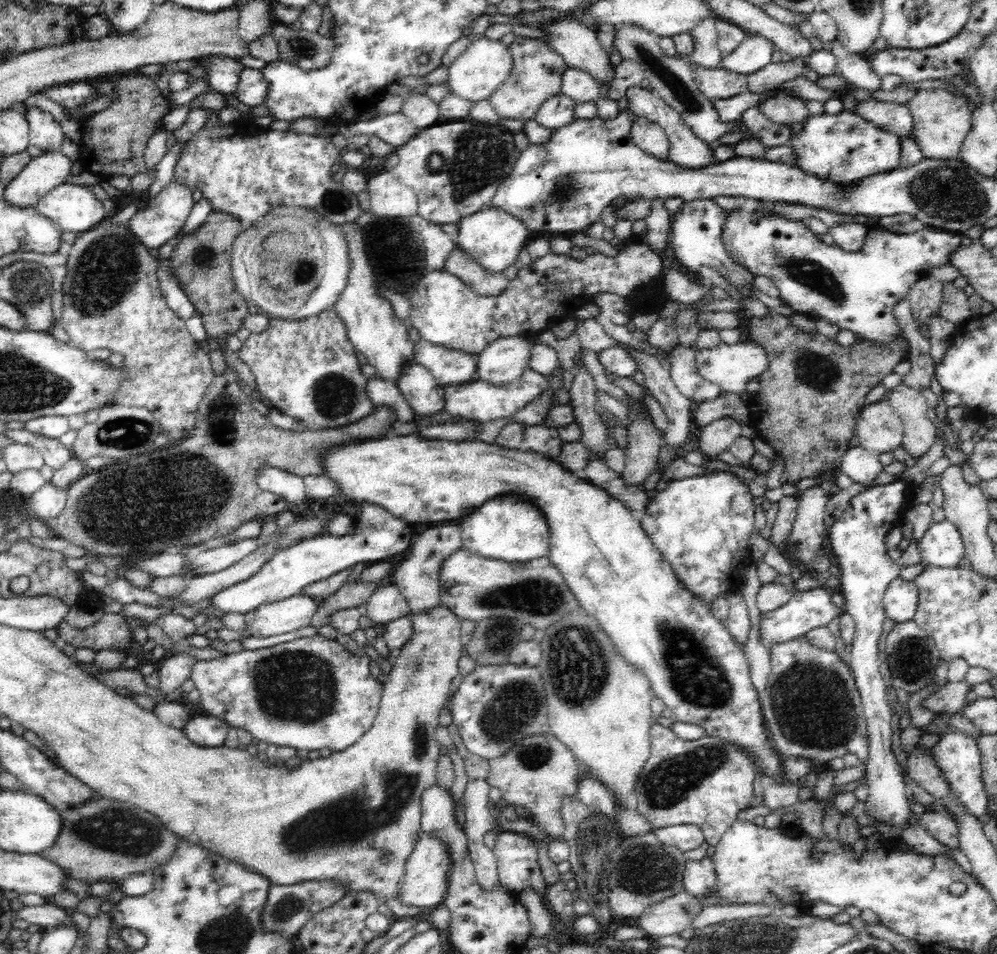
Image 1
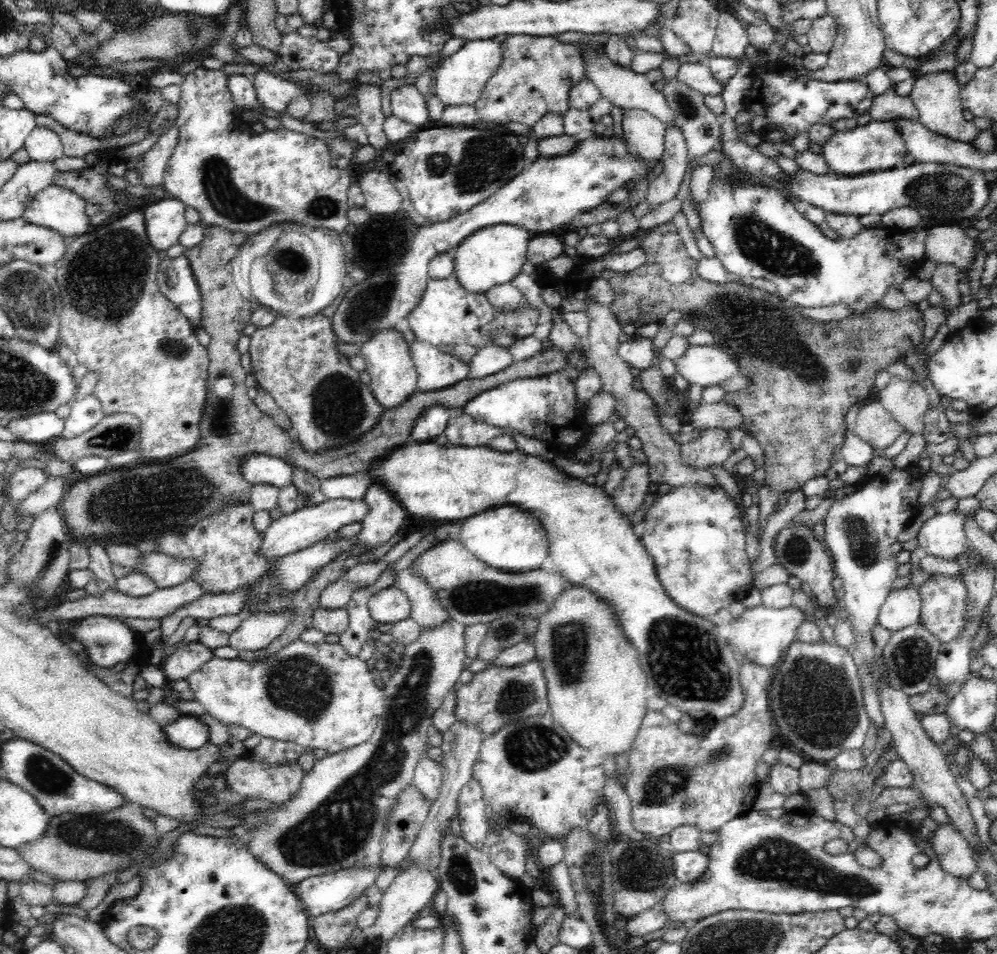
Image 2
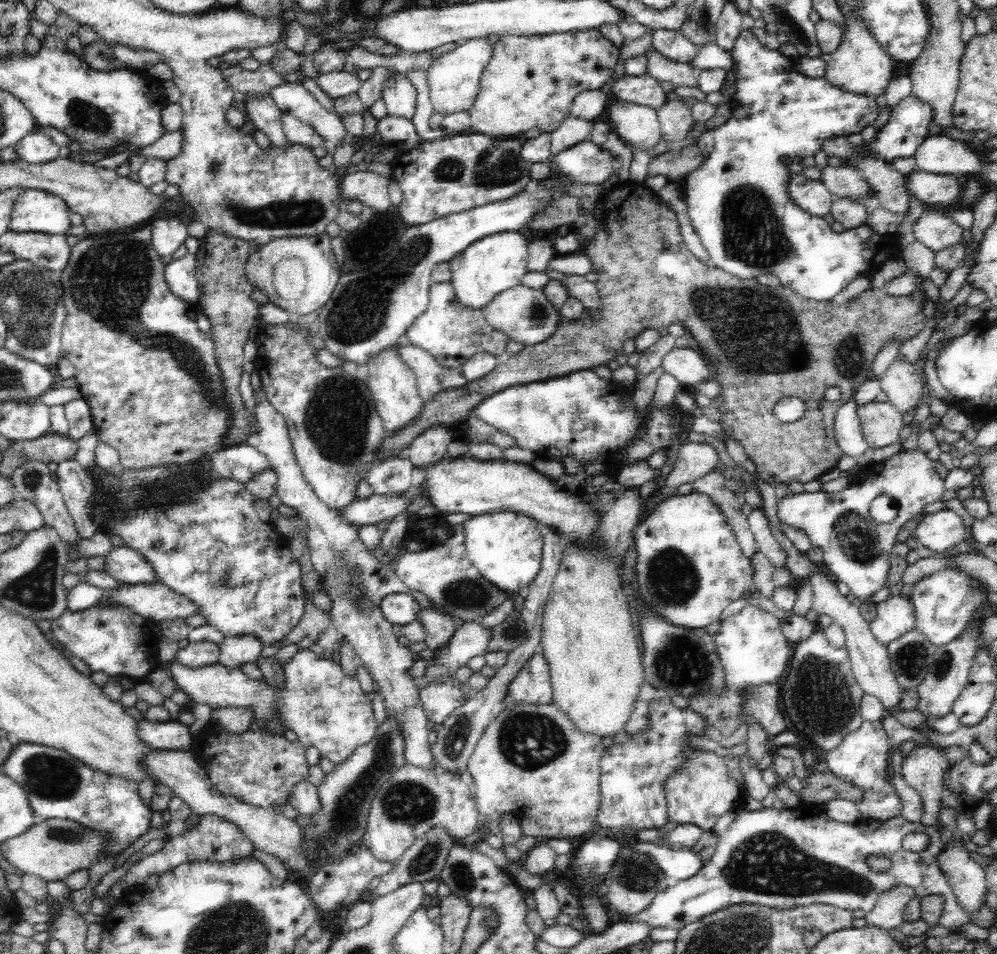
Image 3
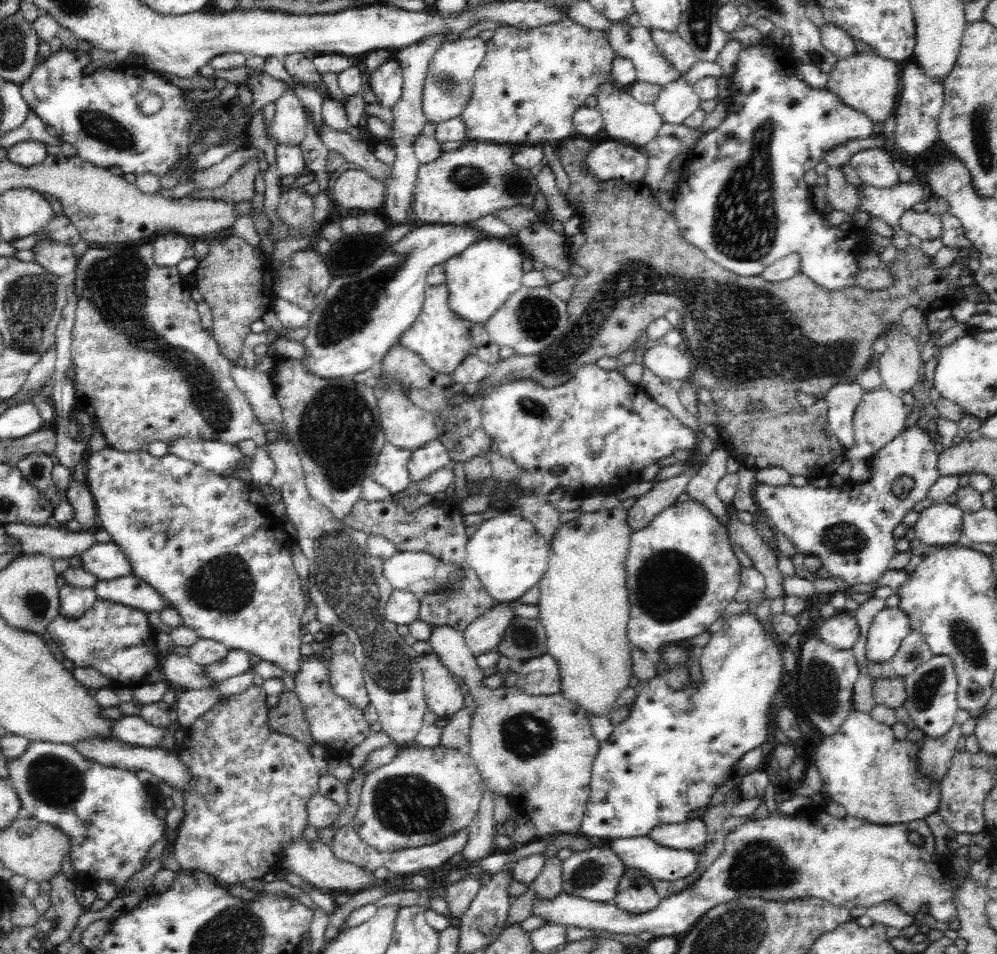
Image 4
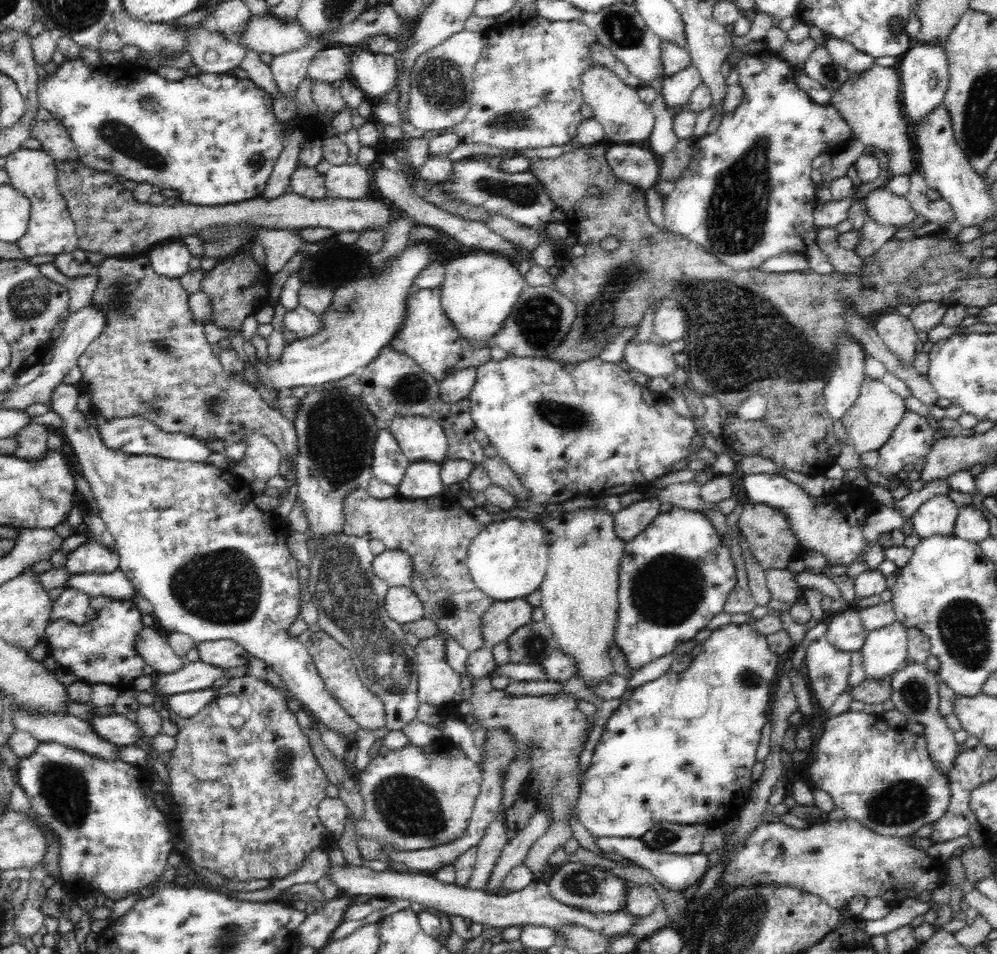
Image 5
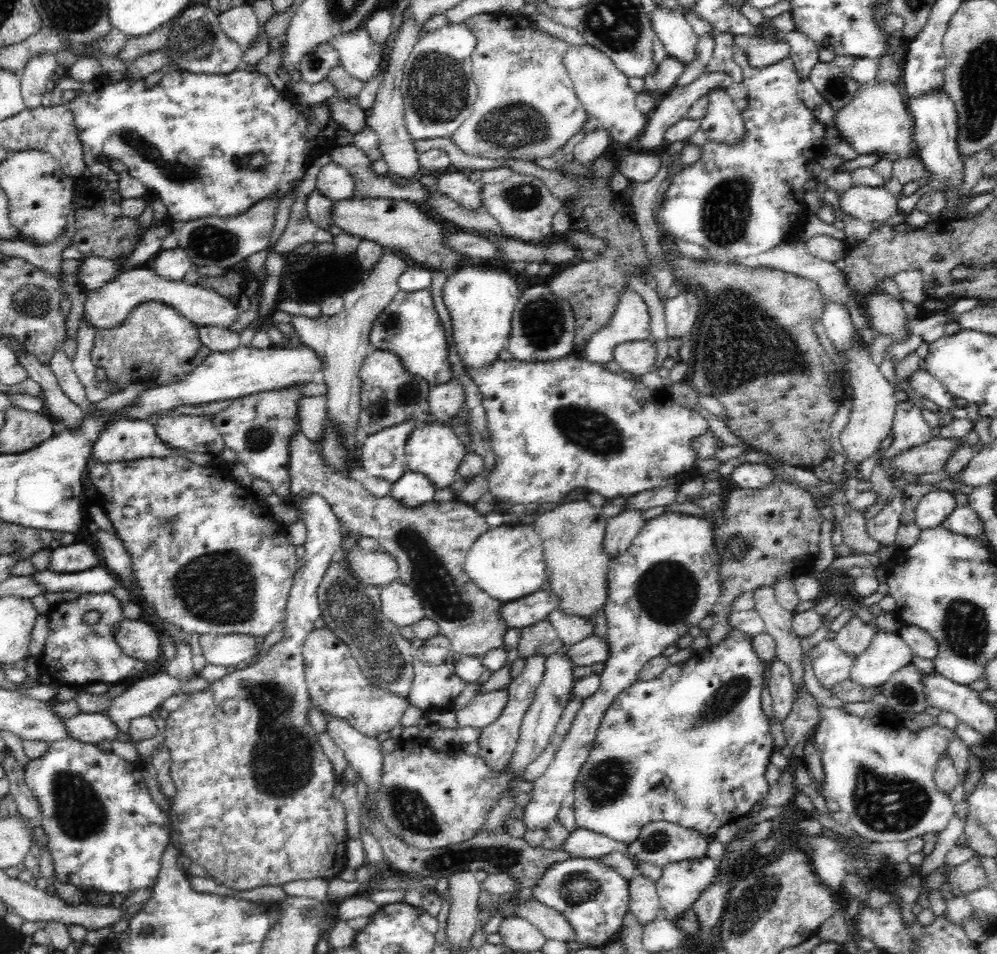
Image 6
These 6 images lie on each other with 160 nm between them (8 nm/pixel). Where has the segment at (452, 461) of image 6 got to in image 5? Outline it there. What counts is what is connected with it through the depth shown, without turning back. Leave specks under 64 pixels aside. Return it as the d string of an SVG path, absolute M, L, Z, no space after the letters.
M420 415L395 416L387 428L410 463L432 461L442 466L448 459L446 434L436 419Z

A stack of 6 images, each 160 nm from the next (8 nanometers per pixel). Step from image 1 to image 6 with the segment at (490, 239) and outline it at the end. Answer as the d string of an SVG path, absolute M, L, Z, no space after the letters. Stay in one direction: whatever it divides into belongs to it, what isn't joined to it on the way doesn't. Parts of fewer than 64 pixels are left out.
M492 265L464 266L454 274L447 275L442 289L444 304L448 309L452 321L452 338L465 369L482 369L498 360L498 353L506 348L511 332L511 316L520 298L520 286L516 281L517 274L511 269L506 271L502 267Z

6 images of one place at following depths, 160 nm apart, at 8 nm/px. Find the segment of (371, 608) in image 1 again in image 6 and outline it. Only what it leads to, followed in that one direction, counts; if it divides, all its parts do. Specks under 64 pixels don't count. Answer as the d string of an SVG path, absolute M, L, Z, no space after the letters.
M399 580L381 588L381 612L399 628L412 626L425 618L421 598Z

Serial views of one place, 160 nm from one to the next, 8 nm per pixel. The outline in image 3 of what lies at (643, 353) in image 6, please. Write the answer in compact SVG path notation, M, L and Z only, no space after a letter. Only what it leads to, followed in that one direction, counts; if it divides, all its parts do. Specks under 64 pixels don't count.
M693 345L687 348L672 348L660 361L661 367L668 374L672 374L676 380L680 381L685 389L695 386L697 383L710 379L712 375L712 365L706 362L706 357L700 349Z

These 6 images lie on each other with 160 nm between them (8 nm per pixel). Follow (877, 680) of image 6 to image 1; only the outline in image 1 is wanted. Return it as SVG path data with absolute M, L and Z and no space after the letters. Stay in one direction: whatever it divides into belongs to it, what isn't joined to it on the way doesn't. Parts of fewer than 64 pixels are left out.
M902 576L892 580L883 597L886 617L896 624L913 620L919 602L917 587Z

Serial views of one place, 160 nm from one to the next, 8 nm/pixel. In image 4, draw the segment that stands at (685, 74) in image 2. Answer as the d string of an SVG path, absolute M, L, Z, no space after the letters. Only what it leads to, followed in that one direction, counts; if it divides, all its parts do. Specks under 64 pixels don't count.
M628 18L614 20L607 33L616 56L628 58L634 64L637 81L658 84L662 88L681 78L681 73L657 49L651 29L642 22L634 27L628 23Z

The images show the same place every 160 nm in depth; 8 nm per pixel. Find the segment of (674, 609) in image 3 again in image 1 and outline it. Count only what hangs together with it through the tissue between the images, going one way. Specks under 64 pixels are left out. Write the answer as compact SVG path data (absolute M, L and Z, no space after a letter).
M708 471L705 475L686 477L683 479L676 479L669 481L667 487L660 492L655 492L653 498L648 503L647 509L639 515L641 521L641 527L646 531L653 546L662 554L662 557L666 562L670 564L670 567L674 570L676 577L686 586L689 592L692 592L699 600L702 600L705 604L712 604L715 598L718 596L727 596L732 591L739 591L740 585L736 582L738 574L741 570L748 566L751 561L751 552L748 542L753 536L754 532L754 518L761 512L756 508L754 504L754 495L750 493L748 485L742 481L742 477L738 477L735 473L728 471Z

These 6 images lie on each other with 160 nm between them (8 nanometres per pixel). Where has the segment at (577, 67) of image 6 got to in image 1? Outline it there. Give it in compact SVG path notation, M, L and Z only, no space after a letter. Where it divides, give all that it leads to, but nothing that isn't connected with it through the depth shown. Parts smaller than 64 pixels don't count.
M638 117L632 126L631 136L633 142L648 155L664 161L668 159L671 148L669 137L656 122Z

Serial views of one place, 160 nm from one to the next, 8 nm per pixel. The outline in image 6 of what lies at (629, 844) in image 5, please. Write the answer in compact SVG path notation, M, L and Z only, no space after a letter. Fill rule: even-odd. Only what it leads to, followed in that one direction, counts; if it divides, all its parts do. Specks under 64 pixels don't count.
M586 829L572 830L564 844L560 844L558 849L566 851L574 858L598 858L610 854L610 852L626 852L626 843L613 841L603 834L596 834ZM706 856L694 861L675 862L661 868L661 878L657 881L658 895L660 895L661 914L677 927L679 916L693 907L696 899L703 894L716 878L717 861Z

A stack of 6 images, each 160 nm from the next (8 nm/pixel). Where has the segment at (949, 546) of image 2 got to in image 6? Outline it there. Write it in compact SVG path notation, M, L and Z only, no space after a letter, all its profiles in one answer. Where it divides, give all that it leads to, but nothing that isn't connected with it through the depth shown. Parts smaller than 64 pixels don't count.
M928 491L916 505L915 523L921 530L936 528L954 512L956 506L955 496L950 491Z

